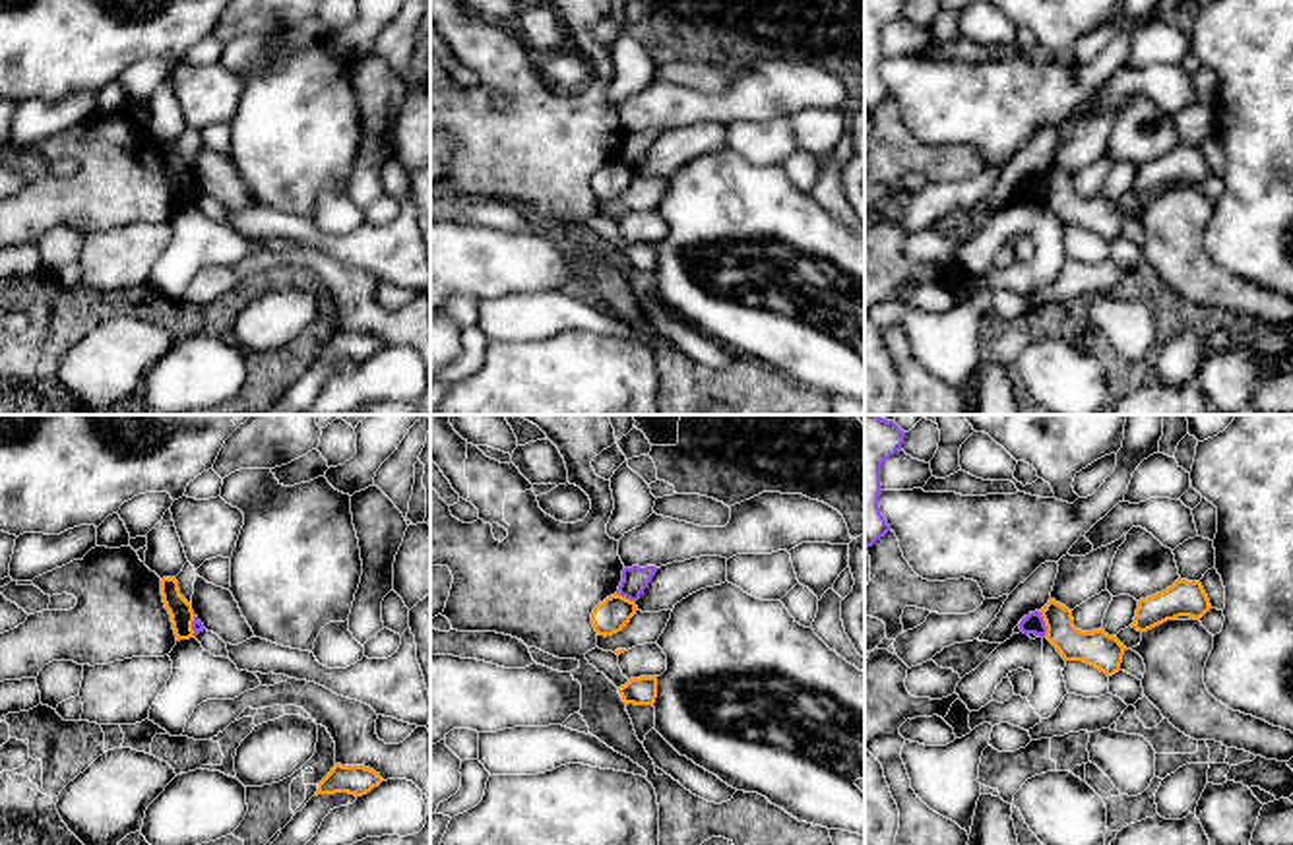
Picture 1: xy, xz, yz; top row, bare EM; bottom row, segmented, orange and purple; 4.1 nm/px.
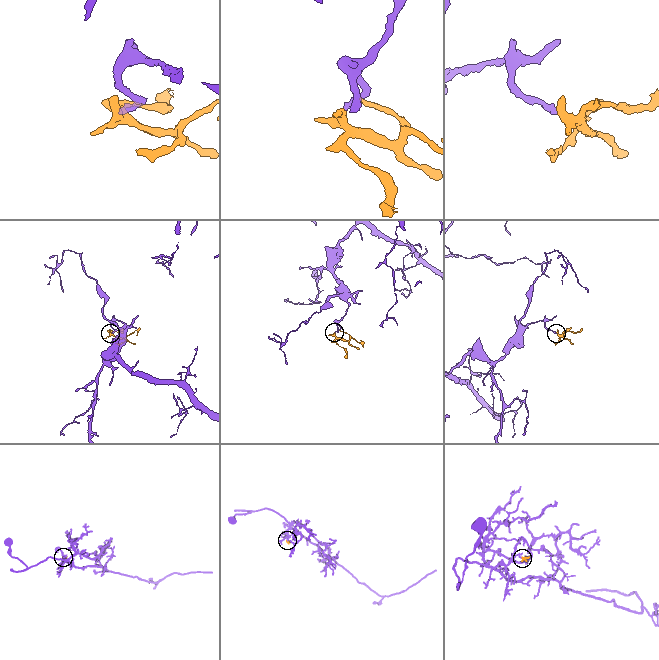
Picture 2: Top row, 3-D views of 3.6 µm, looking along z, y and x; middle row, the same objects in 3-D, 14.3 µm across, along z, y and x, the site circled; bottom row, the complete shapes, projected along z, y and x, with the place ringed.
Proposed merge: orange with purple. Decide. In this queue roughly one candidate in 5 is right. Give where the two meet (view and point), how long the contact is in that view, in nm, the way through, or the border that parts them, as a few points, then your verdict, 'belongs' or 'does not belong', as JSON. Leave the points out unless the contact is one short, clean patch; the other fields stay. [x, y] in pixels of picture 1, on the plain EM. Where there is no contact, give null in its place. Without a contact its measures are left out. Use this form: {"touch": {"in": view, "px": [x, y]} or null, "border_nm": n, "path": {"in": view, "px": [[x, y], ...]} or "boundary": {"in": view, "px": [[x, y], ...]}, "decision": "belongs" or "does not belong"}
{"touch": {"in": "yz", "px": [1045, 188]}, "border_nm": 110, "boundary": {"in": "yz", "px": [[1038, 177], [1045, 200]]}, "decision": "does not belong"}

